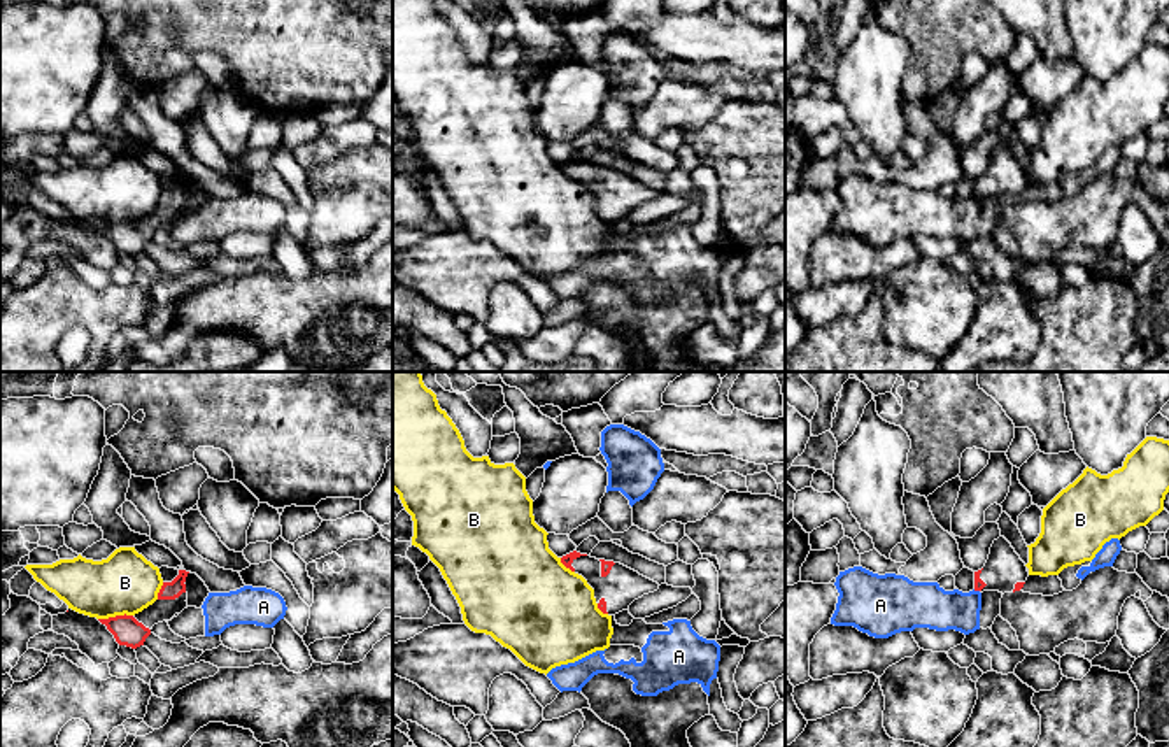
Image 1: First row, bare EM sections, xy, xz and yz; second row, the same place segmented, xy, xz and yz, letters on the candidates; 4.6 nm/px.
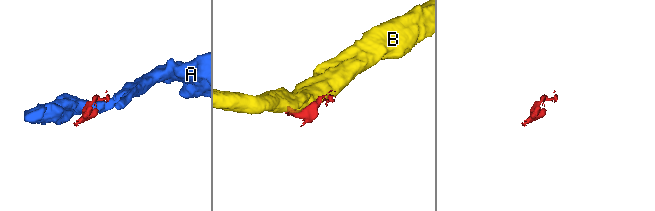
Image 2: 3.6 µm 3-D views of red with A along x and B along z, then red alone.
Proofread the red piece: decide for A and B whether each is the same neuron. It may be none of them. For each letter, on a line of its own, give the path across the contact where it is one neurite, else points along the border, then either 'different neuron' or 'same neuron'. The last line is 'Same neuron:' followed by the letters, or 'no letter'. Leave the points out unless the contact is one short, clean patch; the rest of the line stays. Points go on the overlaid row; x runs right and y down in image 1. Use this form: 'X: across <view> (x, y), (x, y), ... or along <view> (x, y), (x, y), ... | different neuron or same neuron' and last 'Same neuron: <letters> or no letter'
A: along yz (973, 590), (978, 591) | different neuron
B: different neuron
Same neuron: no letter

